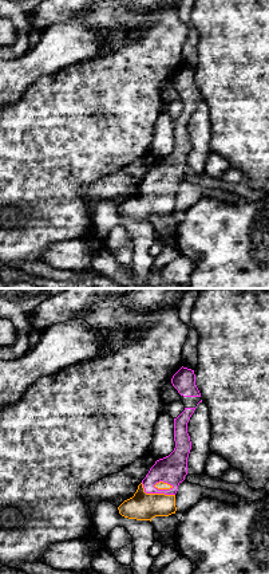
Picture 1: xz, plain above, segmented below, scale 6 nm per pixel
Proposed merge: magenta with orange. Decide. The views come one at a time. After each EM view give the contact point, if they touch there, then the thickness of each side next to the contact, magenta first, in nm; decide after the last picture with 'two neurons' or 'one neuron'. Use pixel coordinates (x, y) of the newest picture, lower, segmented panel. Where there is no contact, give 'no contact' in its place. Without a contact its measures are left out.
contact (155, 492); calibres 170 and 170 nm

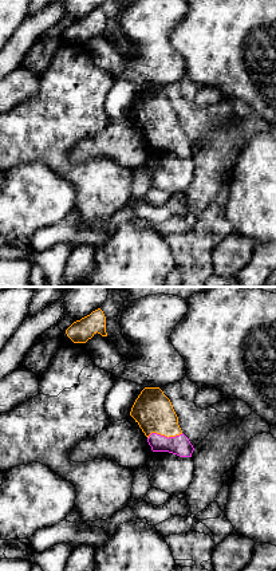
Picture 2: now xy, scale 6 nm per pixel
contact (164, 436); calibres 120 and 240 nm

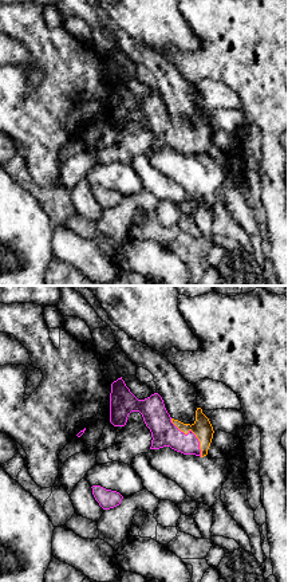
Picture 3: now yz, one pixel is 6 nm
contact (193, 433); calibres 160 and 120 nm

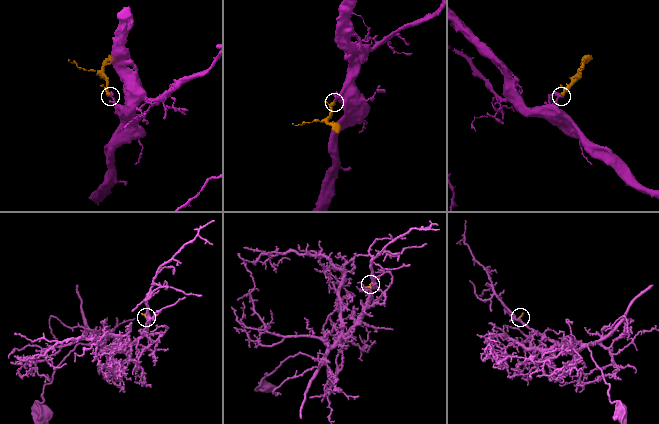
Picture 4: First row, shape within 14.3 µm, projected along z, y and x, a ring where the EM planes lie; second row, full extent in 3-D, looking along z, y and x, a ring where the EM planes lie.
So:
one neuron

